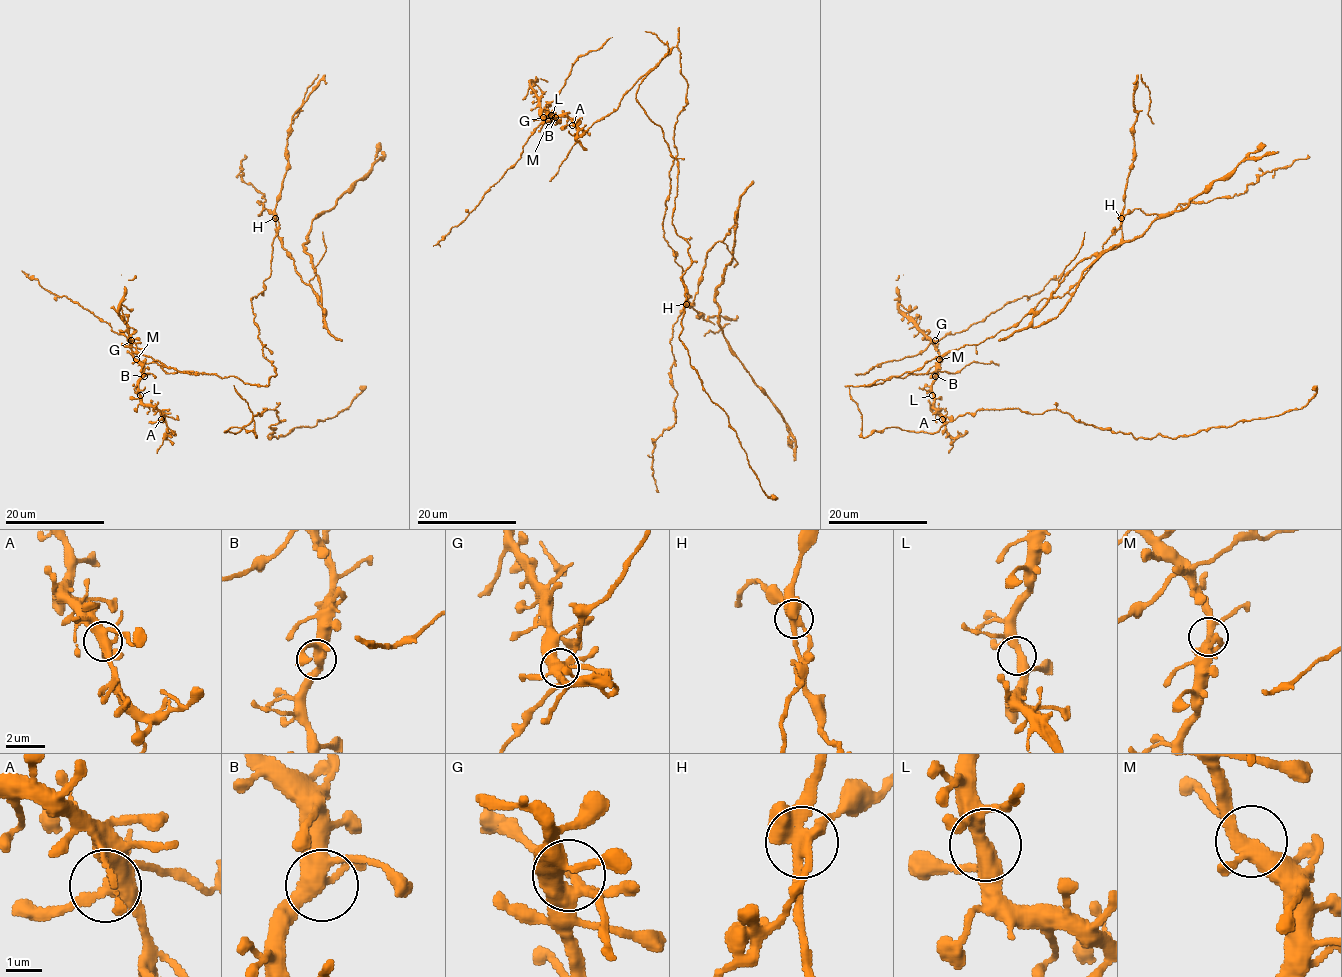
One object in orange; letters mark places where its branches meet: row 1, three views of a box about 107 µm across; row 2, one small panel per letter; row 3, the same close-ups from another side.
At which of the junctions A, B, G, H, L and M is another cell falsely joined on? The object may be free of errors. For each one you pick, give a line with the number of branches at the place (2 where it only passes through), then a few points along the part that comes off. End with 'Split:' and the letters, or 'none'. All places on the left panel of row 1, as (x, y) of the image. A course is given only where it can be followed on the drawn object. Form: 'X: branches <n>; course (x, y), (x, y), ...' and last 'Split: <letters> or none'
H: branches 5; course (275, 218), (280, 242), (322, 308), (324, 327), (321, 290), (304, 245), (310, 225), (383, 157), (382, 152)
Split: H

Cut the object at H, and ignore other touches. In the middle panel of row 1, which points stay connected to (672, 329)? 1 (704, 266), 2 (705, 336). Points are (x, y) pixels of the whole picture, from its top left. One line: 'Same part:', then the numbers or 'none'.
Same part: none

